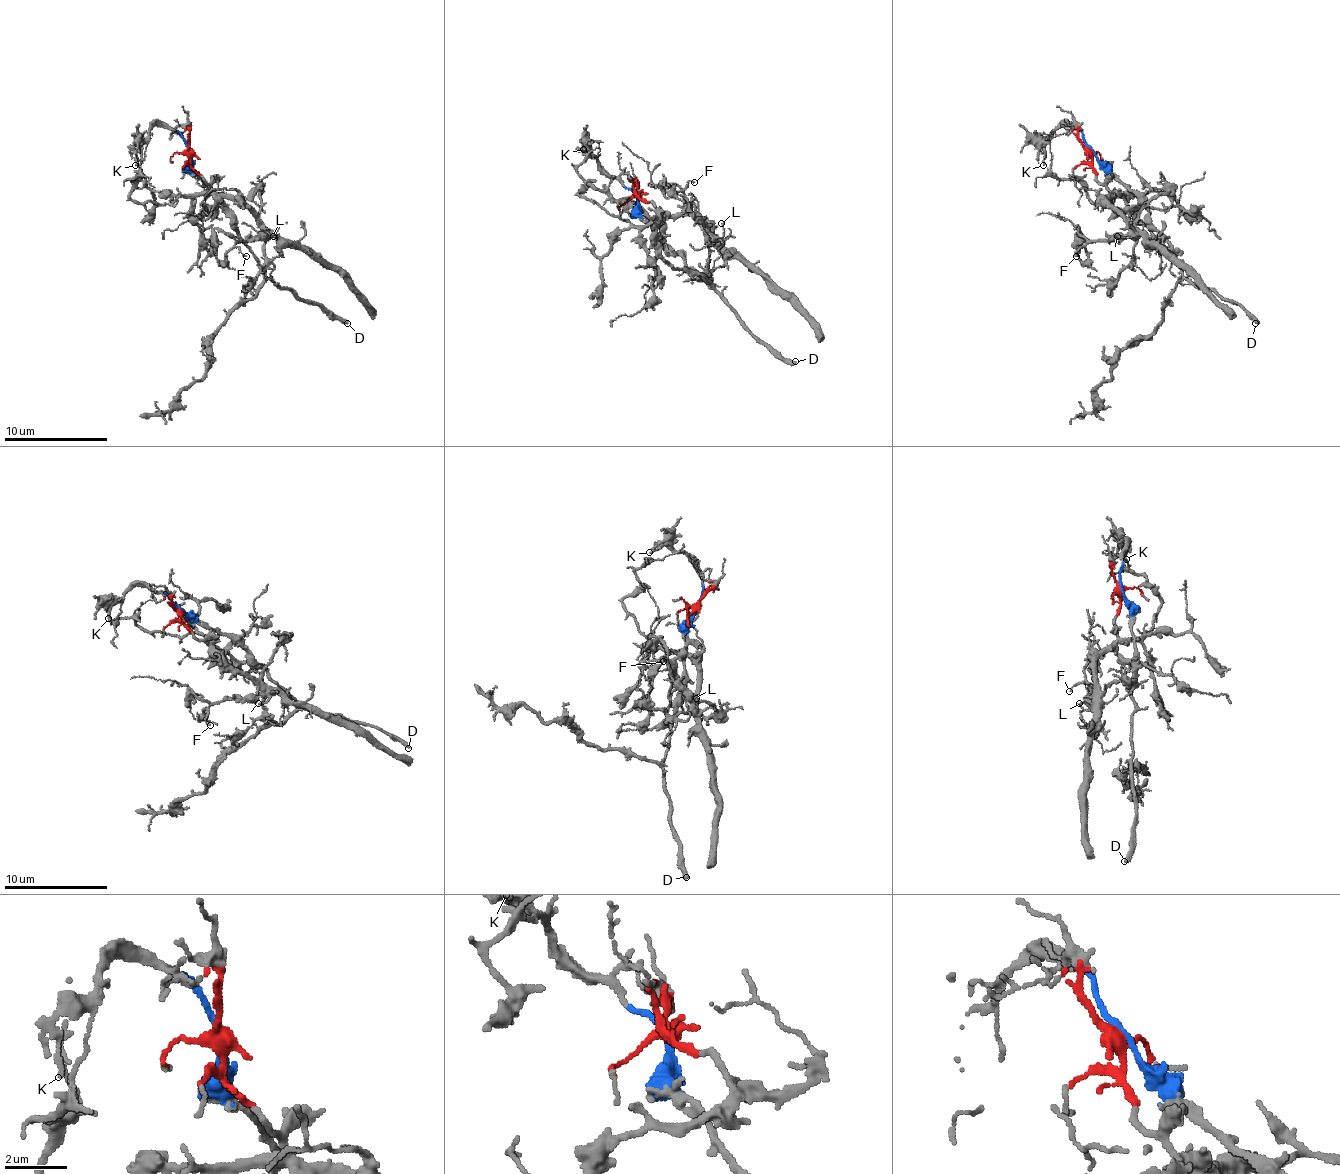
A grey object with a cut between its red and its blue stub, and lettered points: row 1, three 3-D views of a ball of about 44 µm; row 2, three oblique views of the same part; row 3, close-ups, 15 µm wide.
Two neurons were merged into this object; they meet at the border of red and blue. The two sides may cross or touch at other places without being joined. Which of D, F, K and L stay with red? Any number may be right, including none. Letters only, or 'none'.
F, L

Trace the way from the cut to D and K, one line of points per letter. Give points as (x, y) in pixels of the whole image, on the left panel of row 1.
D: (190, 150), (190, 168), (226, 210), (260, 269), (278, 287), (288, 287), (306, 300), (322, 303), (348, 323)
K: (190, 150), (177, 132), (154, 124), (136, 148), (136, 166)

